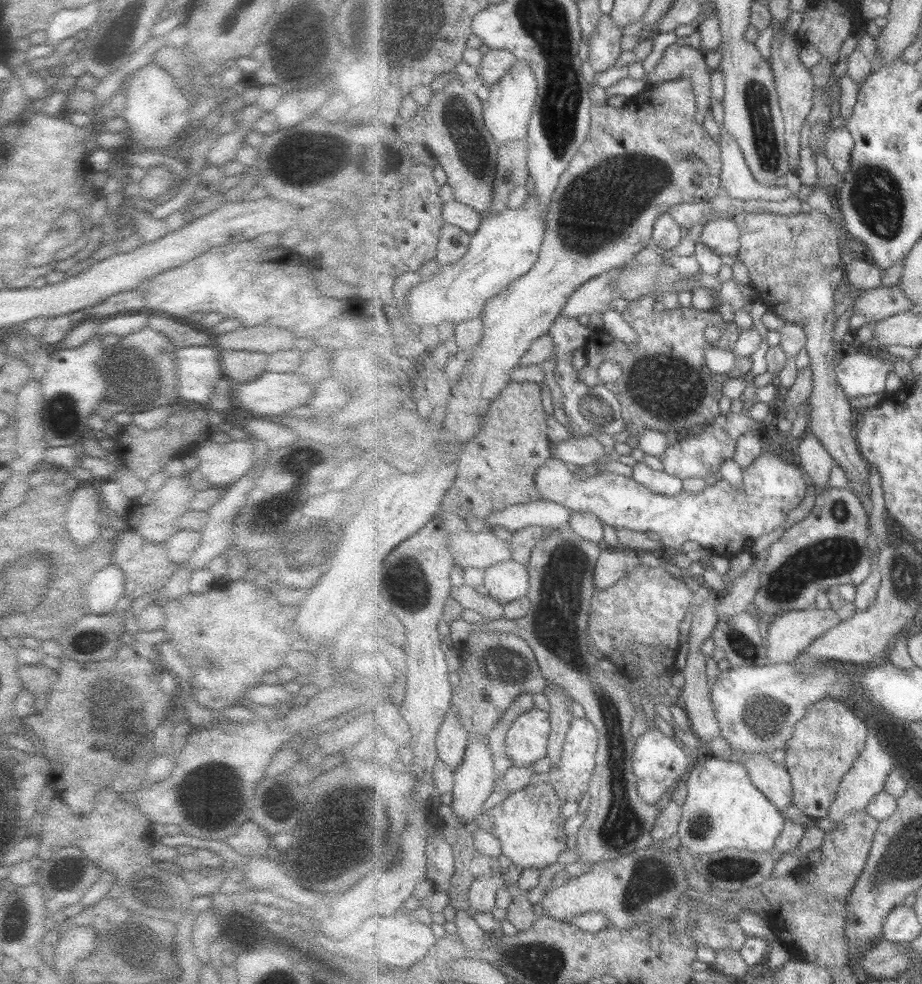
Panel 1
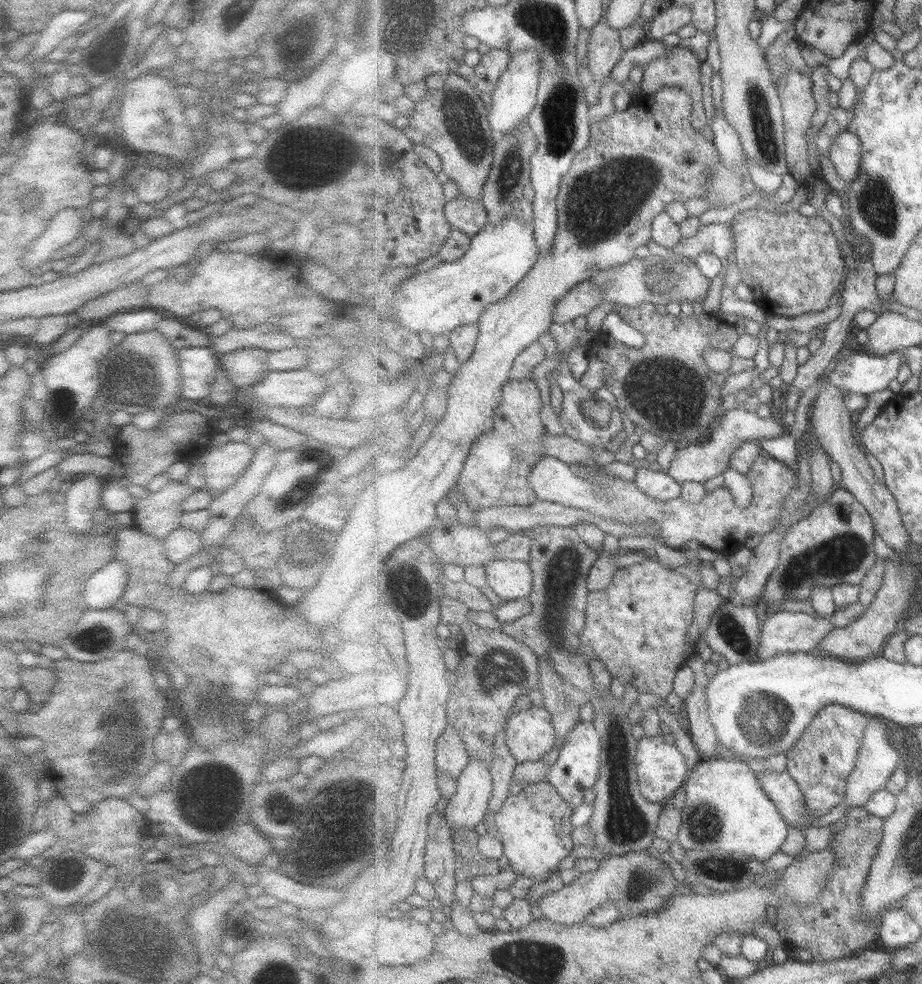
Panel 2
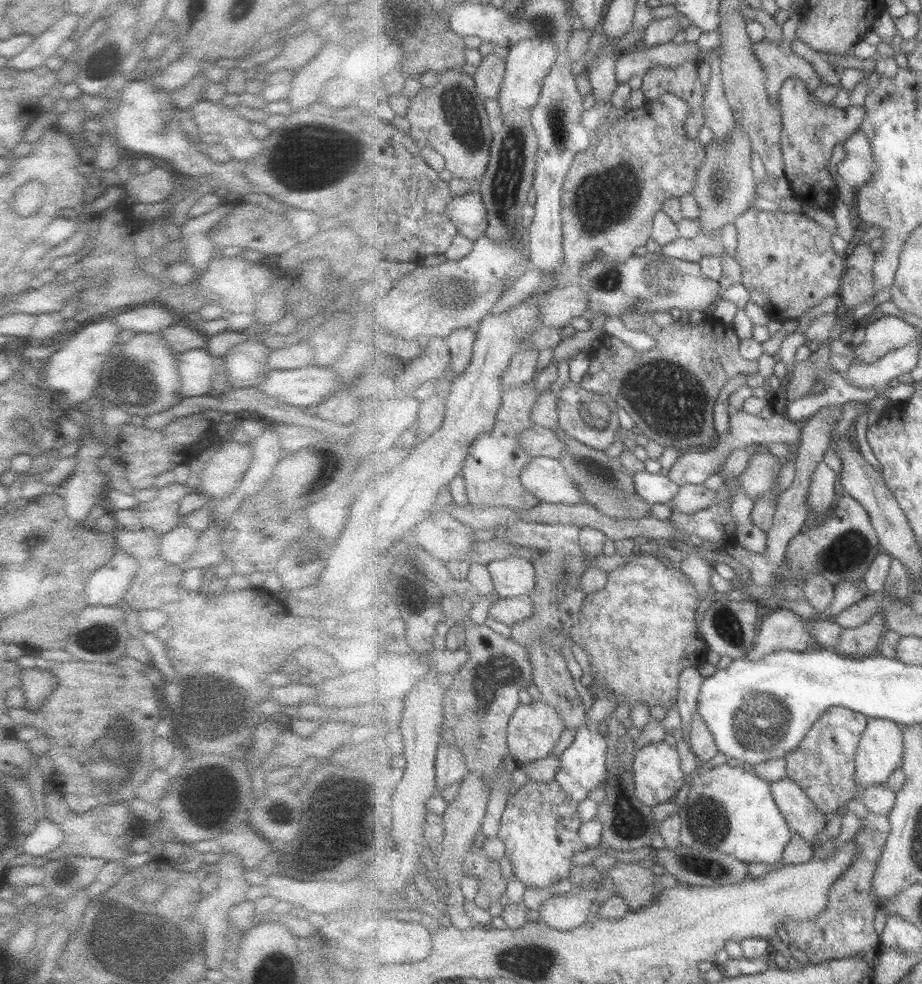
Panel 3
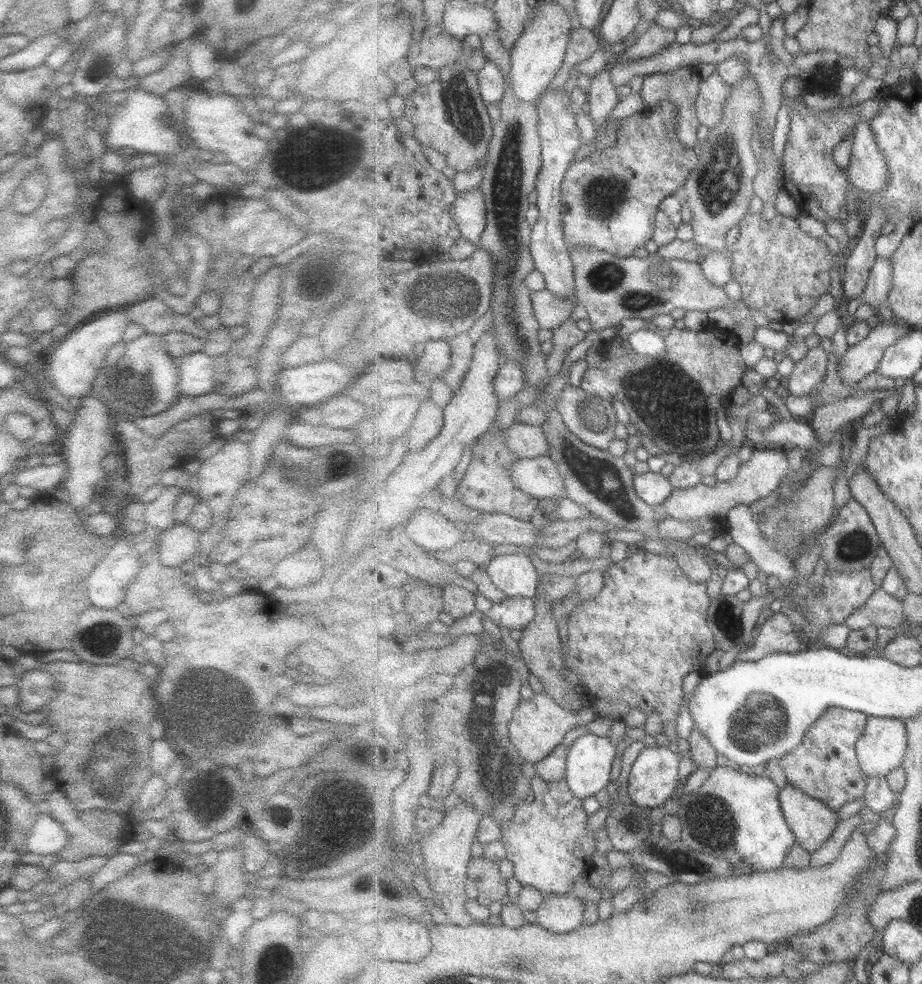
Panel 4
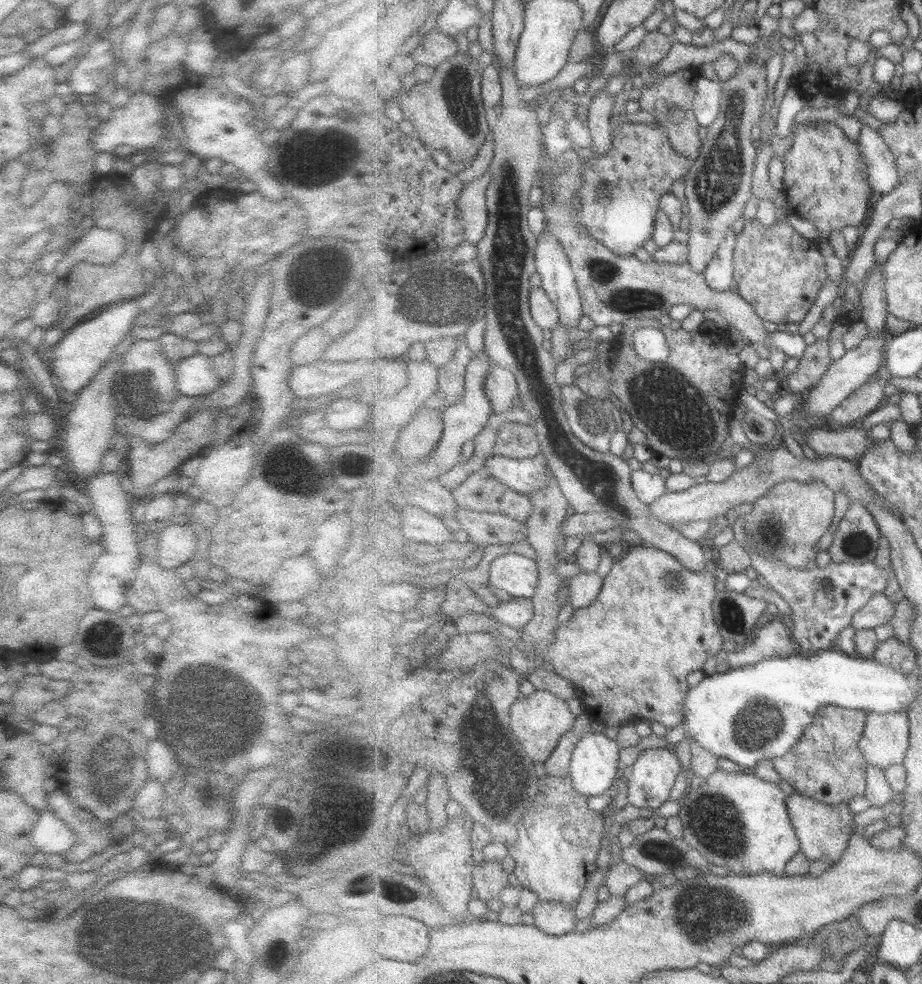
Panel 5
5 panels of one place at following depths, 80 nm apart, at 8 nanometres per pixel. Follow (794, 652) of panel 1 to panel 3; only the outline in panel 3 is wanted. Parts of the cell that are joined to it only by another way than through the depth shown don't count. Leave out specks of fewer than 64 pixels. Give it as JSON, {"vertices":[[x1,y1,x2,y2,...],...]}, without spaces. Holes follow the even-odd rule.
{"vertices":[[782,608,767,616,760,626,756,645,746,658,761,660,779,651,805,652,816,642,809,629,809,620,802,620,795,612]]}

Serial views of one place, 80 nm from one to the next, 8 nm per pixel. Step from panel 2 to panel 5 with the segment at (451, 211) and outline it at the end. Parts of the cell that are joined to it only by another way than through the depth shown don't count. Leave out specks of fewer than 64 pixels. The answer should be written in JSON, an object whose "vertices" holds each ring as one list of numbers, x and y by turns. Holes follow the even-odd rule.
{"vertices":[[487,171,478,179,464,185,463,192,457,200,460,221,464,223,466,240,477,244,486,233,489,222,489,210,486,204,486,192,492,183,492,176]]}

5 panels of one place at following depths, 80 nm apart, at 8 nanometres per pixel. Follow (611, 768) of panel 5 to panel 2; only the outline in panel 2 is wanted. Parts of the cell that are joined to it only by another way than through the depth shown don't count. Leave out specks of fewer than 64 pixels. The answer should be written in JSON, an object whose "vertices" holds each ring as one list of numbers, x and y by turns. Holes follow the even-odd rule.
{"vertices":[[581,721,566,736,557,760,550,765,548,780,570,802,574,810,583,804,585,790,592,789,601,776,602,736,592,721]]}

